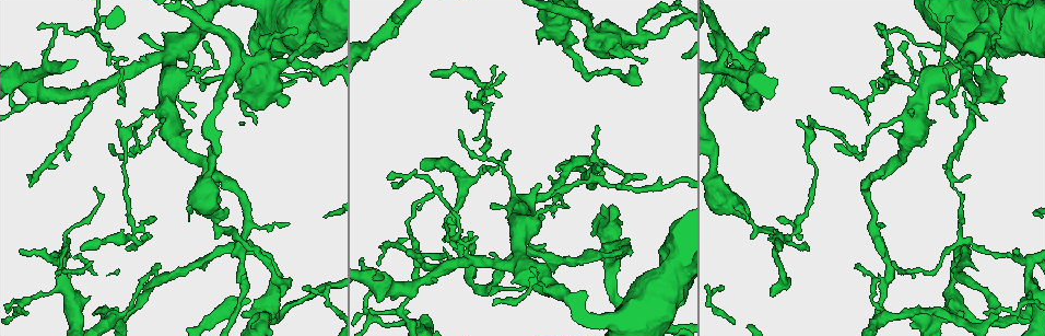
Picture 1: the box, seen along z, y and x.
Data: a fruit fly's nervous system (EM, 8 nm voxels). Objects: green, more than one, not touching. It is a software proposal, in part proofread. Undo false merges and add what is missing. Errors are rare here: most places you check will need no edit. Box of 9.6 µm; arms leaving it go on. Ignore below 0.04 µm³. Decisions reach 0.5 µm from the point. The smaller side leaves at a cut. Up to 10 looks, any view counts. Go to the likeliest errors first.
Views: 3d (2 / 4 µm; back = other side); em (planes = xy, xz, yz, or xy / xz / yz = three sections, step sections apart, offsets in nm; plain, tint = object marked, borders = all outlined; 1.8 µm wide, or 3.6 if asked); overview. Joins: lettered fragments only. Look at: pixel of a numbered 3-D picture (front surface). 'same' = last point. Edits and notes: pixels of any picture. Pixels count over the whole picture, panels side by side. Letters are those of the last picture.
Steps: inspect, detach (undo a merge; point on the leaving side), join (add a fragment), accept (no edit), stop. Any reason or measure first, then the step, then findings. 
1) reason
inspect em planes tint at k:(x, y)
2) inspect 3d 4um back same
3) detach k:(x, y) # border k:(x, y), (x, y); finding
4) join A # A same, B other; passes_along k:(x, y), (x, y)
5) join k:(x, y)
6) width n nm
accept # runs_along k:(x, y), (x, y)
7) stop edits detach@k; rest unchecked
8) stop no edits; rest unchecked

narrows sharply
inspect em 3.6um xy step 4 borders at 1:(418, 328)

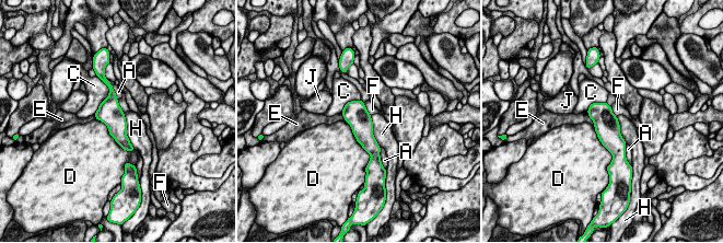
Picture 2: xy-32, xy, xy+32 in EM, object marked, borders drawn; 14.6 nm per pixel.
accept # A other, C other, D other, E other, F other, H other, J other; border 2:(96, 118), (124, 149), (133, 150); all the same neuron

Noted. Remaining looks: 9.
branch point
inspect 3d 2um at 1:(950, 299)

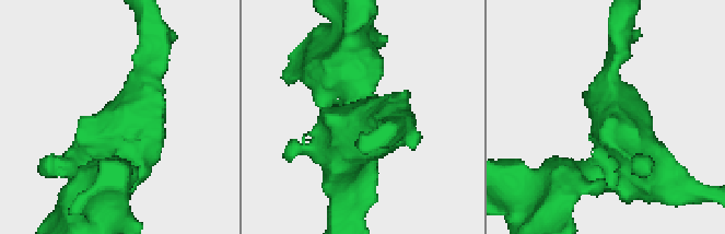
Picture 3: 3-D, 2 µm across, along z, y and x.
inspect em xz step 16 borders at 3:(136, 122)

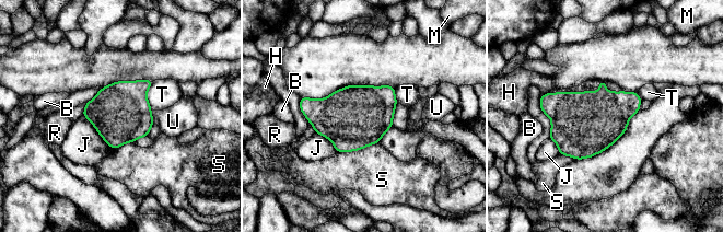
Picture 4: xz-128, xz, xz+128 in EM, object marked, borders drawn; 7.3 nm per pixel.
inspect em planes borders same

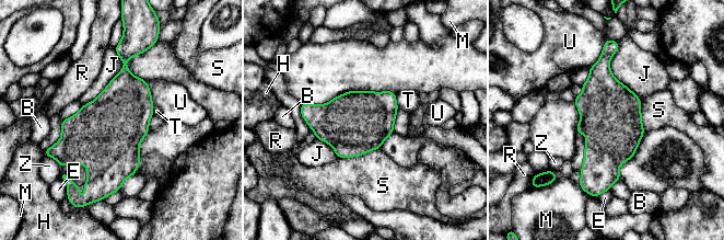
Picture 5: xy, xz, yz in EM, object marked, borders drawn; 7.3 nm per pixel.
width 440 nm
accept # B other, E other, H other, J other, M other, R other, S other, T other, U other, Z other; border 5:(378, 148), (357, 156), (338, 158); all the same neuron

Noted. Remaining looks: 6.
stops while still wide
inspect 3d 2um at 1:(385, 272)

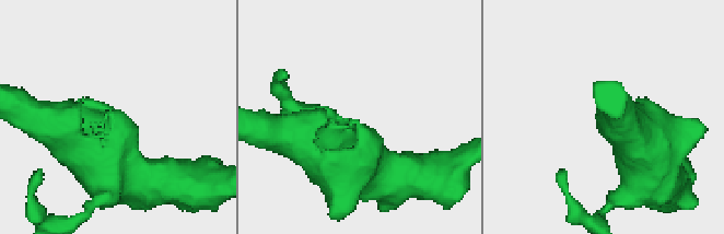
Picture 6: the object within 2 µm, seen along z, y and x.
arms 3; now the EM
inspect em planes borders at 6:(118, 140)

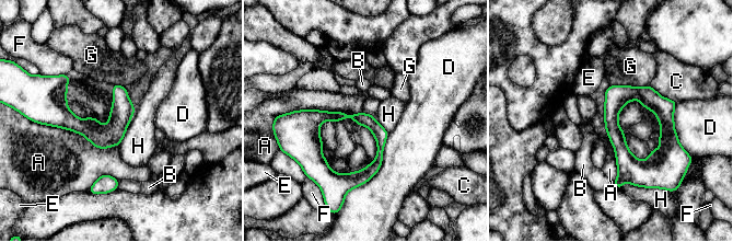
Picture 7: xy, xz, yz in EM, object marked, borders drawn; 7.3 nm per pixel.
accept # A other, B other, C other, D other, E other, F other, G other, H other; border 7:(45, 124), (118, 147); none of them fits

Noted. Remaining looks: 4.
branch stops here
inspect em planes tint at 1:(50, 49)

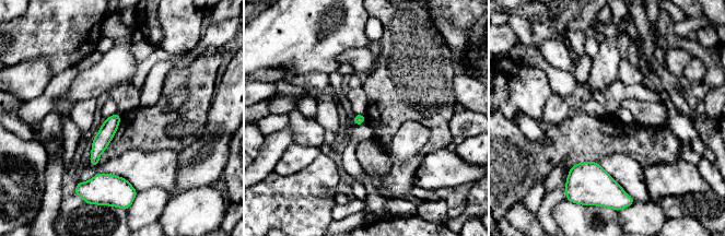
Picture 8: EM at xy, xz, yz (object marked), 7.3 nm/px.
what lies round it
inspect em planes borders same

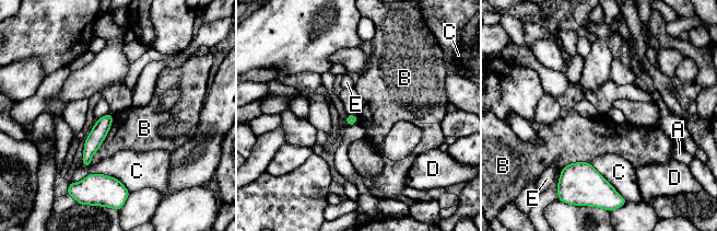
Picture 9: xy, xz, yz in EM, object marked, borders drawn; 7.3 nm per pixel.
longest_contact C 420 nm
accept # A other, B other, C other, D other, E other; runs_along 9:(109, 116), (90, 148), (86, 163); none of them fits

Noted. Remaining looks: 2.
stop no edits; rest unchecked

